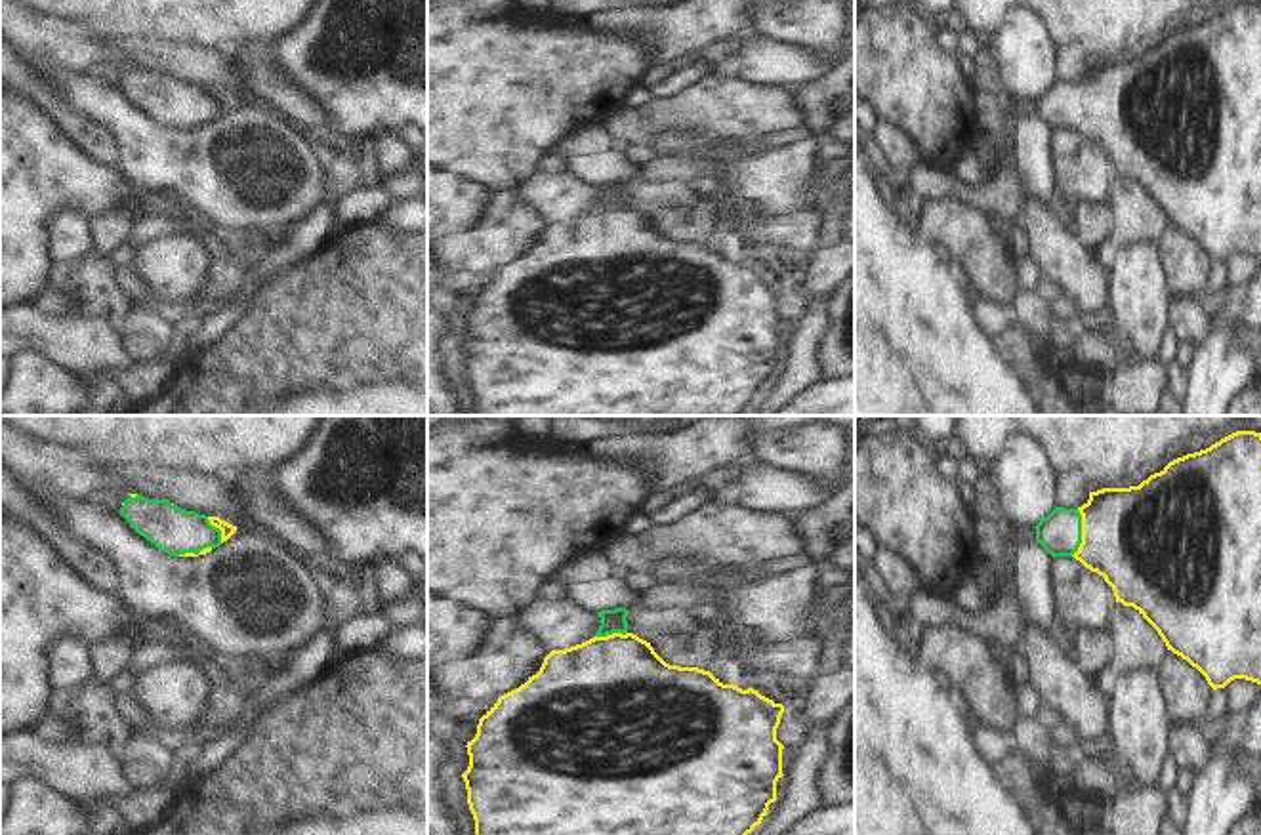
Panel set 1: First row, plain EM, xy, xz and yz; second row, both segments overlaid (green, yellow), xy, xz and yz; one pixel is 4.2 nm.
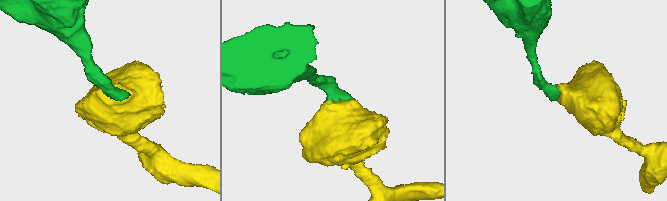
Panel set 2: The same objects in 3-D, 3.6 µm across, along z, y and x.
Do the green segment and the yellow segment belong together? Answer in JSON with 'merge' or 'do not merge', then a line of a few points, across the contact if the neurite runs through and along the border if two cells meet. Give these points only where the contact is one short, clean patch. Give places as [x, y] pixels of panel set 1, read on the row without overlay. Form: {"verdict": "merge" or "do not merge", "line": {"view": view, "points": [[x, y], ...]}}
{"verdict": "merge"}

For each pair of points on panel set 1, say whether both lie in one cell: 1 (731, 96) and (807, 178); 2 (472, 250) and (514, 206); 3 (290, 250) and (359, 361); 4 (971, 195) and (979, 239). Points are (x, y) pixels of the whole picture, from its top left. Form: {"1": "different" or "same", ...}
{"1": "different", "2": "same", "3": "different", "4": "different"}

